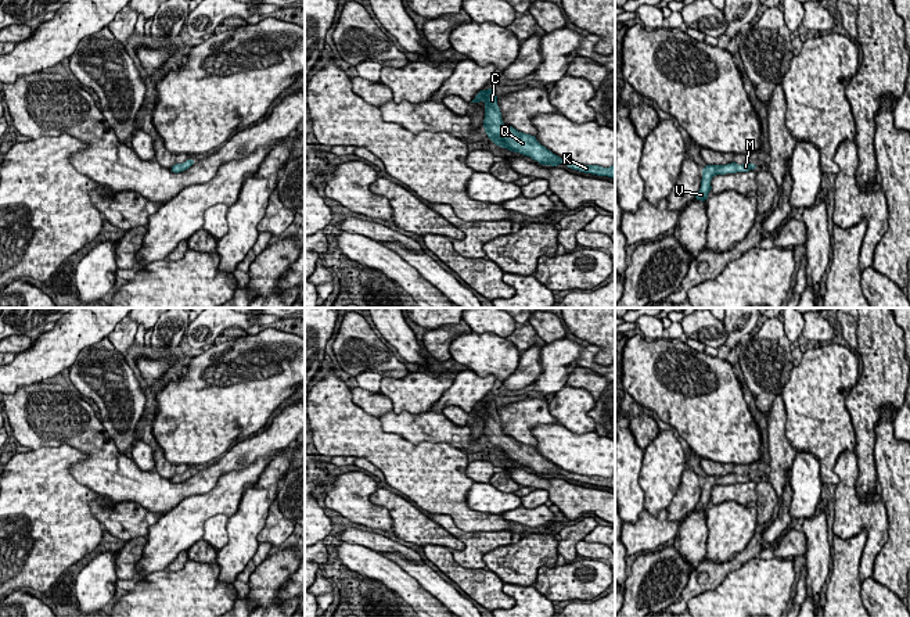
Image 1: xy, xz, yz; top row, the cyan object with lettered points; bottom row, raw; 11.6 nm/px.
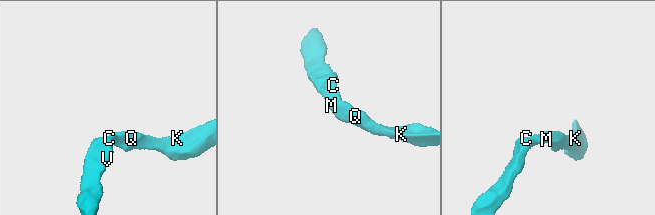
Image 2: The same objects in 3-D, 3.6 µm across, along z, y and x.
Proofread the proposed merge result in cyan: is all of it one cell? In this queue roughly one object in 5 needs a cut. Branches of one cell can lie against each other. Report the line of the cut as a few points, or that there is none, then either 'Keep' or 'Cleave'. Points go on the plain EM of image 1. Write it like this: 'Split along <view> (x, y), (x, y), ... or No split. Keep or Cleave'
No split. Keep

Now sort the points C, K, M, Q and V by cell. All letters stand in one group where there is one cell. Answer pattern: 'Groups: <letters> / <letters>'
Groups: C K M Q V

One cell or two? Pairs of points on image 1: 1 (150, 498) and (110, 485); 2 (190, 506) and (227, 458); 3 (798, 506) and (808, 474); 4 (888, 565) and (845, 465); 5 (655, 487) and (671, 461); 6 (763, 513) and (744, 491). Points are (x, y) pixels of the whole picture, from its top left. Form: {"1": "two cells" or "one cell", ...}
{"1": "one cell", "2": "two cells", "3": "one cell", "4": "two cells", "5": "one cell", "6": "two cells"}

